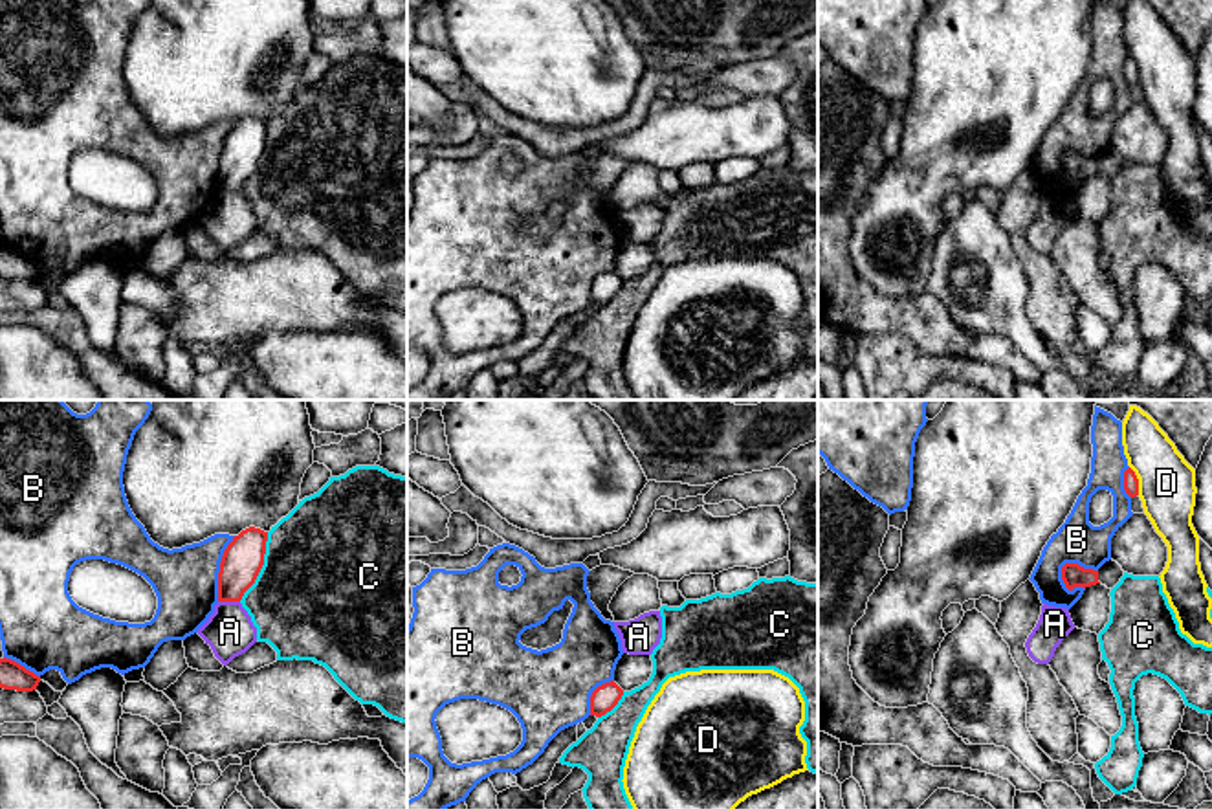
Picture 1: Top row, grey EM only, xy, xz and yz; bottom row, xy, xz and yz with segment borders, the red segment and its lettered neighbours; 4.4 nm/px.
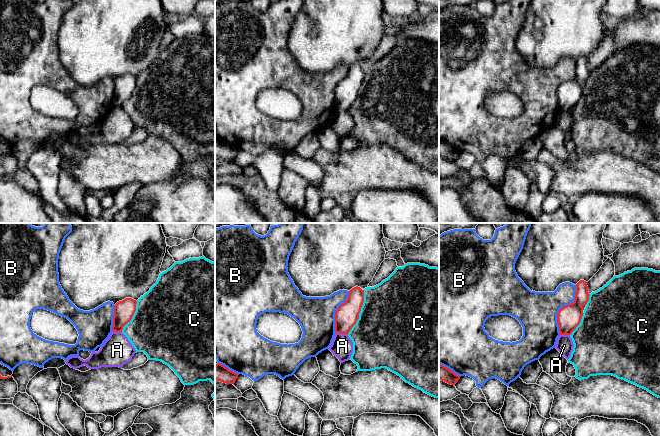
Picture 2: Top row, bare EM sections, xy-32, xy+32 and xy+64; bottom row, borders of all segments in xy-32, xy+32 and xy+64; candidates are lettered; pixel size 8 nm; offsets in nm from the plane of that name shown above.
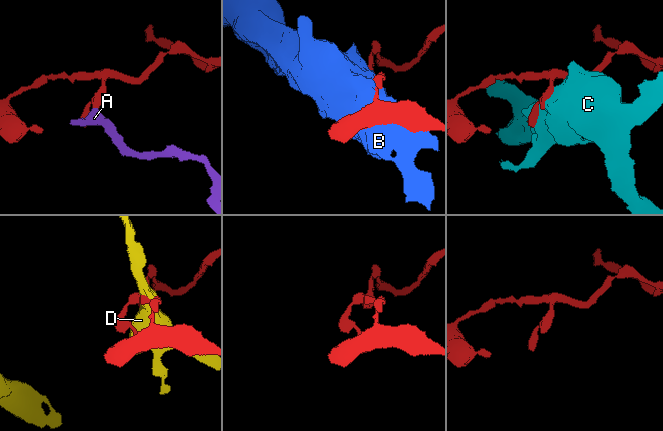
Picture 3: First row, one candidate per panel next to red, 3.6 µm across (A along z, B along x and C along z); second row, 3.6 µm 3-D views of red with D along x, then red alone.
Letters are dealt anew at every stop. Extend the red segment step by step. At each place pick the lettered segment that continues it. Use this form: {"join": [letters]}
{"join": []}

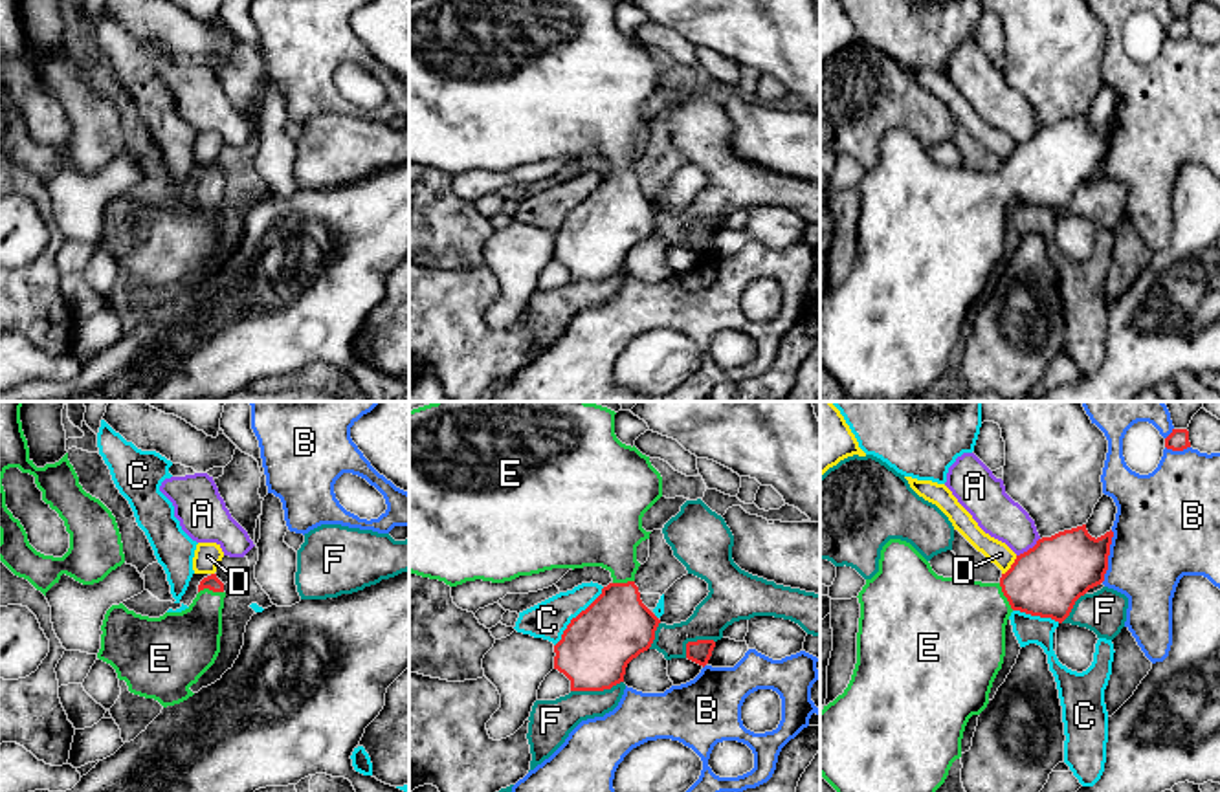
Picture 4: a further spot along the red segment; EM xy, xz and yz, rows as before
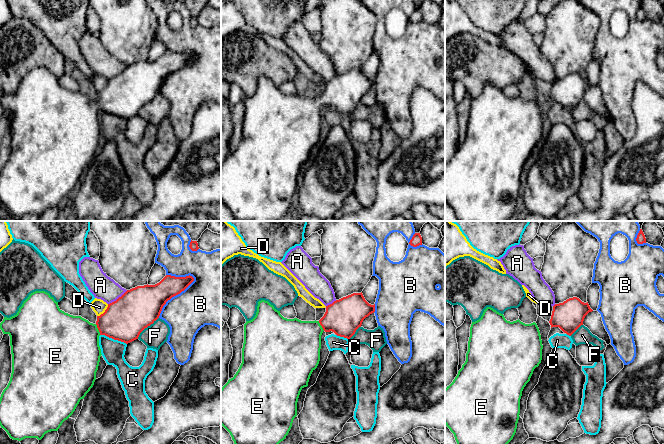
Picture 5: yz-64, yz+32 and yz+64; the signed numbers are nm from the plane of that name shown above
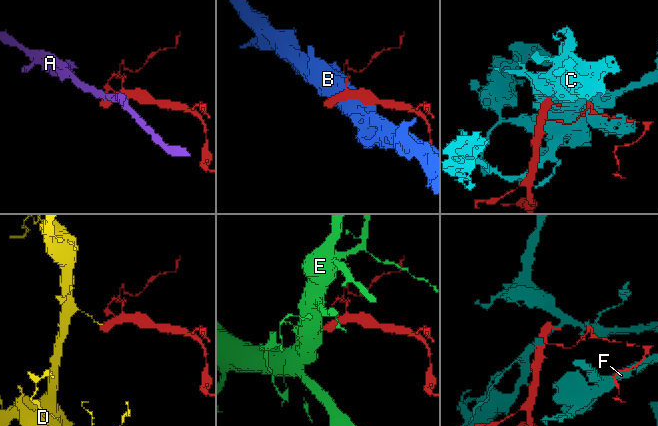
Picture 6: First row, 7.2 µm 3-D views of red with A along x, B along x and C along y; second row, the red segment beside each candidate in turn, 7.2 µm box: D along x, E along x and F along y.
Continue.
{"join": ["E"]}

